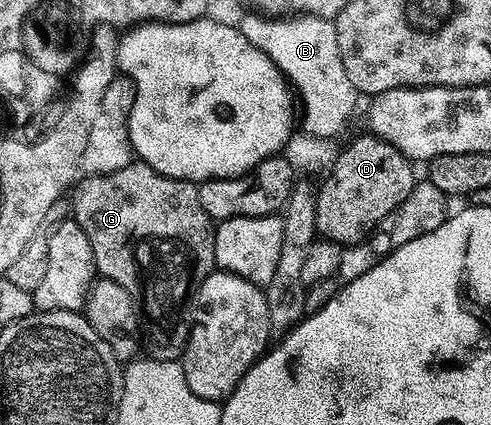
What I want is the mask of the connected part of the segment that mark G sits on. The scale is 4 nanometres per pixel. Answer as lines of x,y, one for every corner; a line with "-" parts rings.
131,162
124,170
99,176
83,175
72,188
72,218
88,234
92,242
94,267
99,277
124,286
124,290
134,288
134,268
130,268
130,236
142,236
142,232
166,232
166,236
190,236
194,240
194,252
198,252
198,276
208,278
215,271
214,229
215,221
200,206
198,184
188,180
168,178
152,166
141,162

